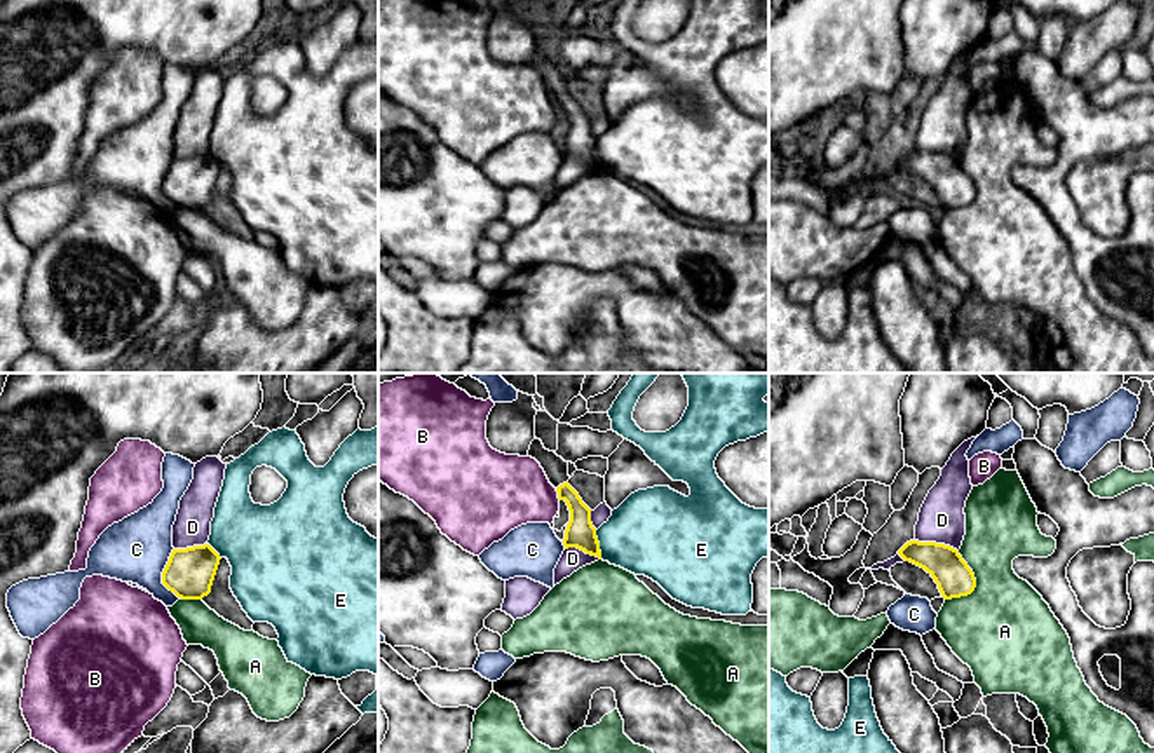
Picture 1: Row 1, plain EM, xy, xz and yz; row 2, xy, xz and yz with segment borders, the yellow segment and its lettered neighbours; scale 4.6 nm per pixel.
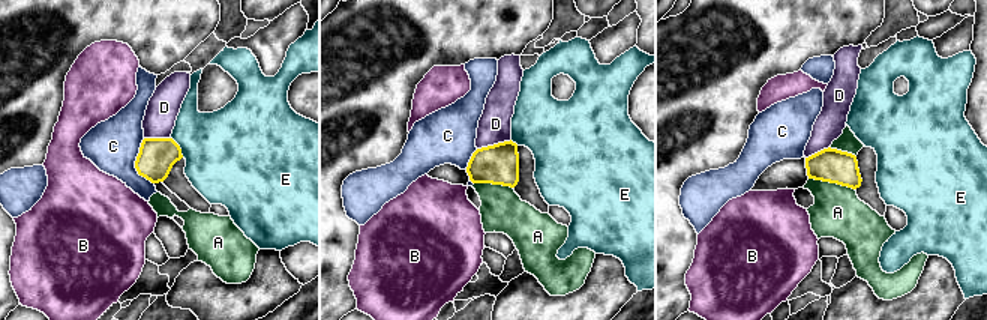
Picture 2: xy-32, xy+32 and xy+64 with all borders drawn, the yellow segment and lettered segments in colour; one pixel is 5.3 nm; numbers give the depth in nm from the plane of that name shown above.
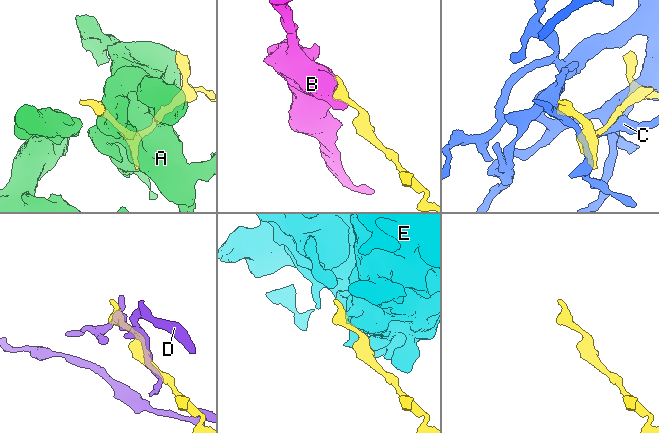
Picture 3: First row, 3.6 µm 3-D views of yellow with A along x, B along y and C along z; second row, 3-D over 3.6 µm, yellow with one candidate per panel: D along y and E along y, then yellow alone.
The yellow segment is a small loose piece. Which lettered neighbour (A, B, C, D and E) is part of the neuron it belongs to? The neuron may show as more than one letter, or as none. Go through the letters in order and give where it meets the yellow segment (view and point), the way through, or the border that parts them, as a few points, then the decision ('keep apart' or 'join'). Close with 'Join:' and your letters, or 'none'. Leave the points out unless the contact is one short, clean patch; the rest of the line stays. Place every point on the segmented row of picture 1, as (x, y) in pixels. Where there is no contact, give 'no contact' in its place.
A: contact yz (975, 584); keep apart
B: contact xz (558, 494); border xz (555, 488), (560, 499); keep apart
C: contact xy (162, 574); keep apart
D: contact yz (935, 542); keep apart
E: contact xz (598, 544); keep apart
Join: none

